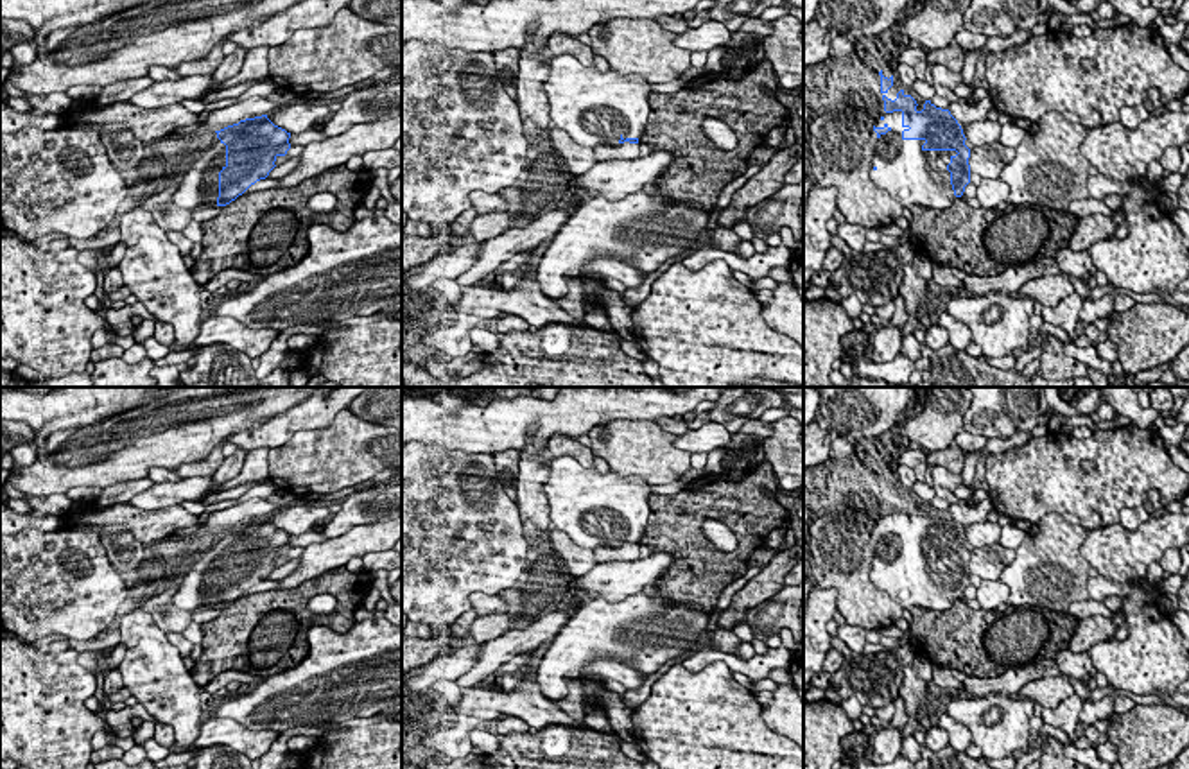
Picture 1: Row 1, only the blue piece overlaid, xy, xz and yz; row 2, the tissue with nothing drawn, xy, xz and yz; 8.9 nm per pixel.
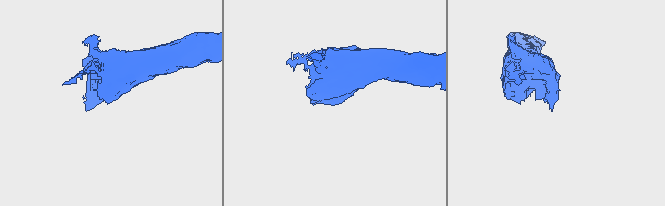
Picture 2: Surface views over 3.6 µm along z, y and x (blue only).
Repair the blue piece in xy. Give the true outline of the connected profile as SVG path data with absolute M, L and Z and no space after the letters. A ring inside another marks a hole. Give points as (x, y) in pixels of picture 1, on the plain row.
M267 516L246 520L217 534L217 541L181 575L181 584L174 595L174 606L192 613L199 604L226 608L242 597L251 586L265 581L276 568L278 557L291 550L291 534L274 527Z

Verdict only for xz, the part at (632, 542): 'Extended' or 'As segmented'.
Extended

